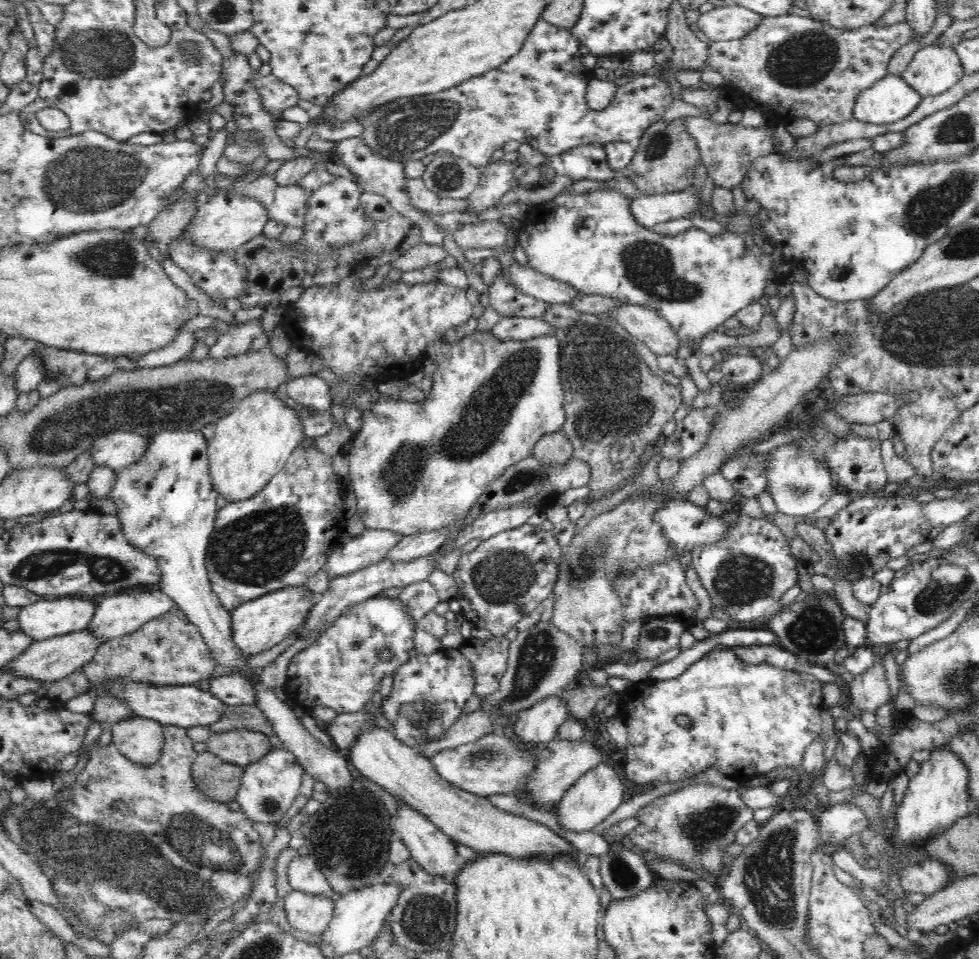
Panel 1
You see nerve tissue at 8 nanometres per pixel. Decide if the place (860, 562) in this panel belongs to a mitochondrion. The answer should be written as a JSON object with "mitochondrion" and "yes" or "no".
{"mitochondrion":"yes"}

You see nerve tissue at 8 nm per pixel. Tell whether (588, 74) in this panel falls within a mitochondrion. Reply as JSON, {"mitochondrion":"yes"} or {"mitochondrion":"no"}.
{"mitochondrion":"no"}

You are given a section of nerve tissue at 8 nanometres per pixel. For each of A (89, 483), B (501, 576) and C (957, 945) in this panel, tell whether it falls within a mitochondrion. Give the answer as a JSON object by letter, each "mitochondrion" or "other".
{"A":"other","B":"mitochondrion","C":"other"}

